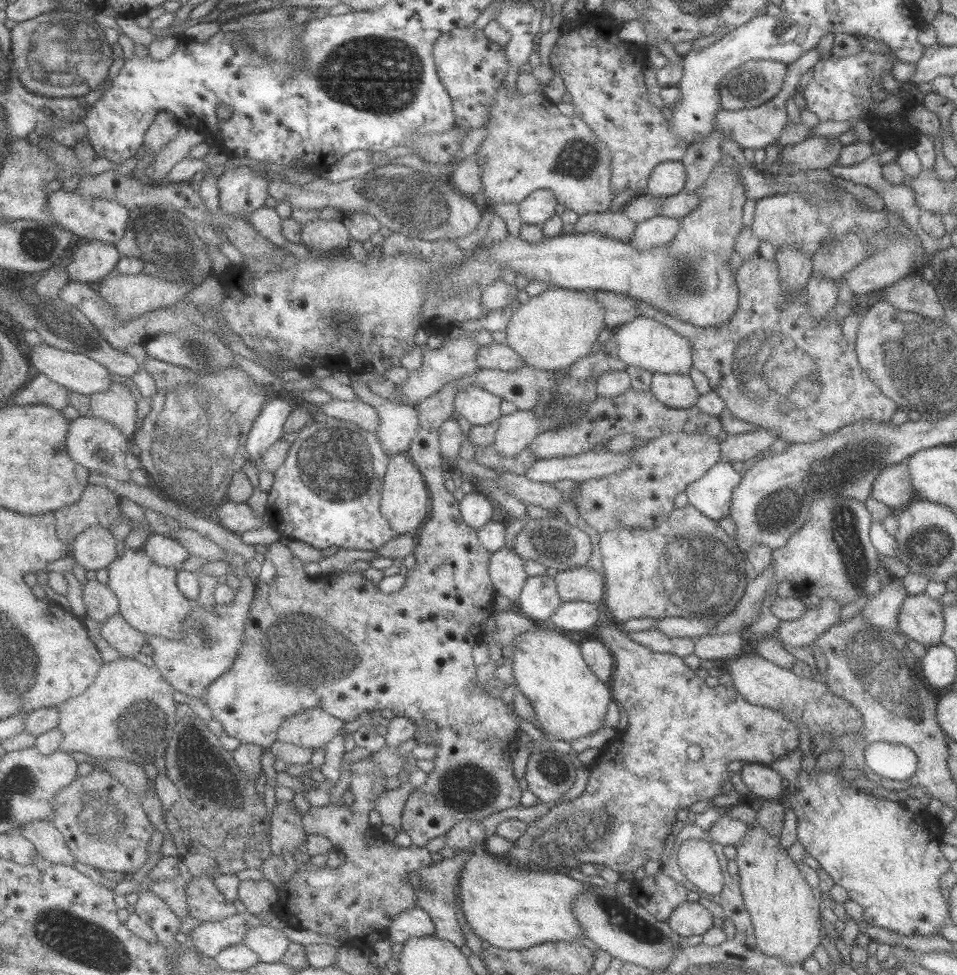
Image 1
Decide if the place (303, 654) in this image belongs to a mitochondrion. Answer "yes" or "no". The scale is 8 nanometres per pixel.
yes

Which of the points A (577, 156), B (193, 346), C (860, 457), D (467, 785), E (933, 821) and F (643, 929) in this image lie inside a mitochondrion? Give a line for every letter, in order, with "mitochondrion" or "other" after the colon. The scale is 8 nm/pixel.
A: mitochondrion
B: mitochondrion
C: mitochondrion
D: mitochondrion
E: other
F: mitochondrion

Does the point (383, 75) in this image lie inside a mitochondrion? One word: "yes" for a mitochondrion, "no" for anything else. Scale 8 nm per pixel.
yes

